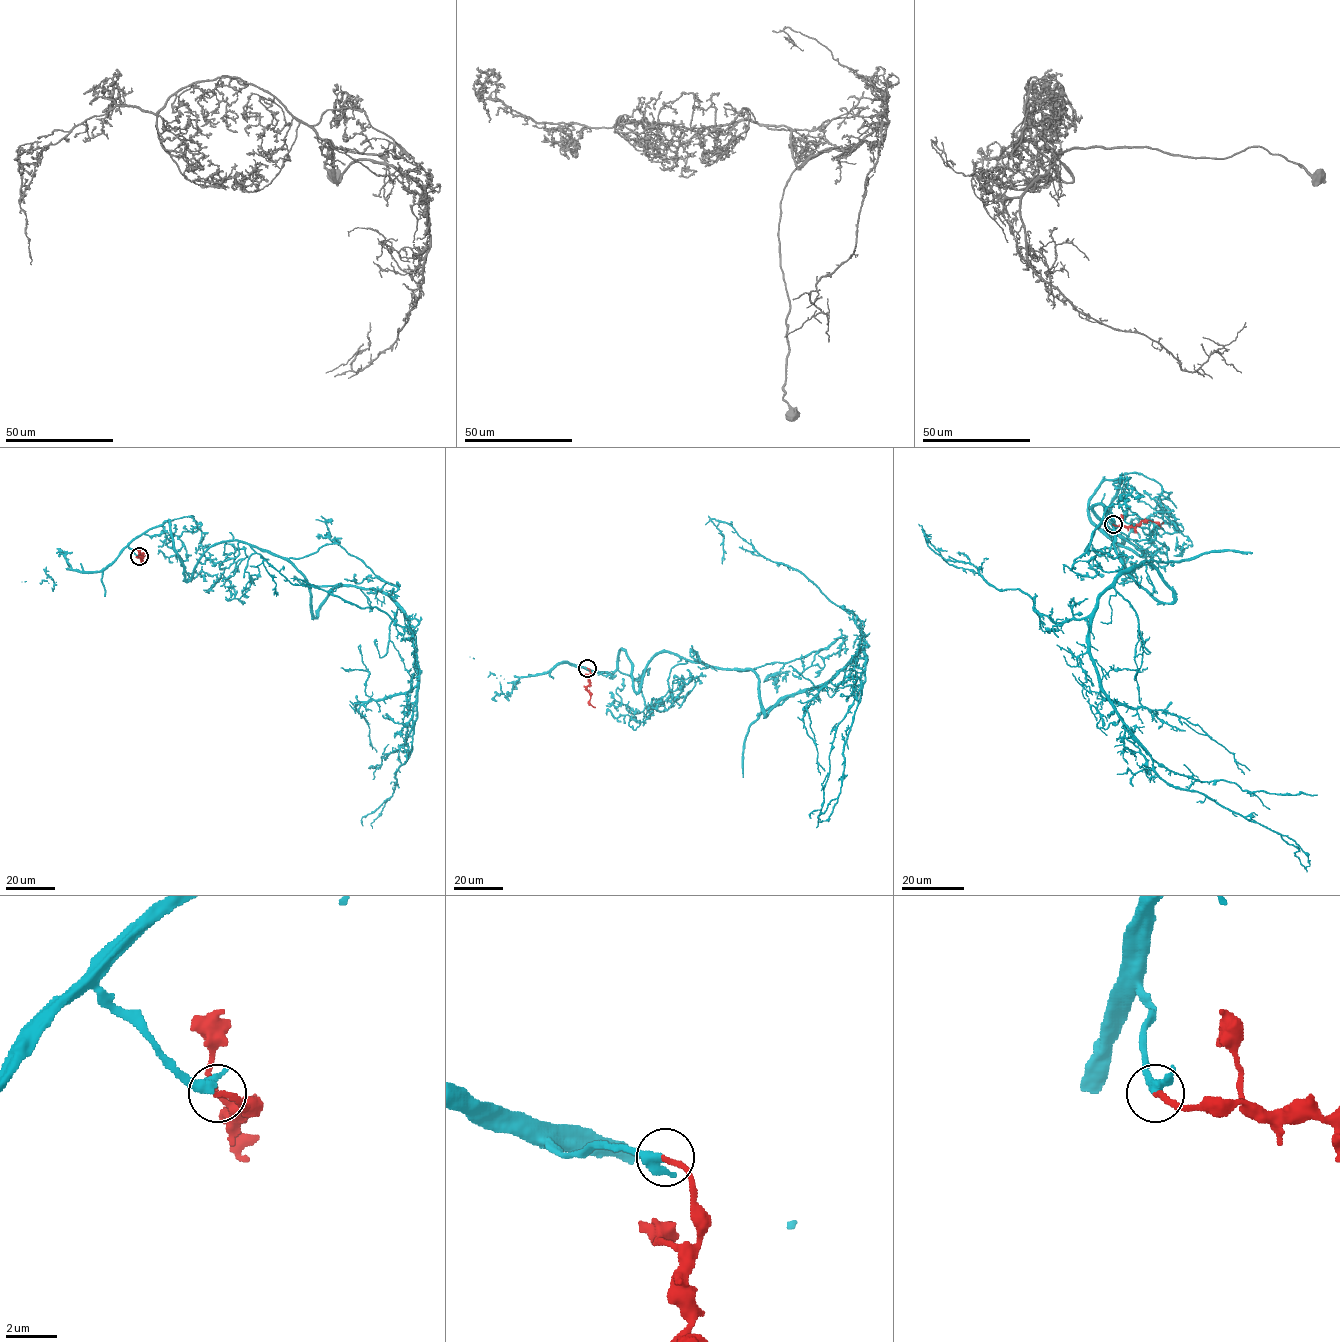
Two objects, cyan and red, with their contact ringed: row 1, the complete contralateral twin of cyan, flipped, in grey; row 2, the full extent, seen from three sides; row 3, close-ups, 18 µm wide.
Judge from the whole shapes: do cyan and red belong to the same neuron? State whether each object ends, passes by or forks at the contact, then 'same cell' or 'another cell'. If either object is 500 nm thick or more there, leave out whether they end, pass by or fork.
cyan passes by | red ends | another cell

